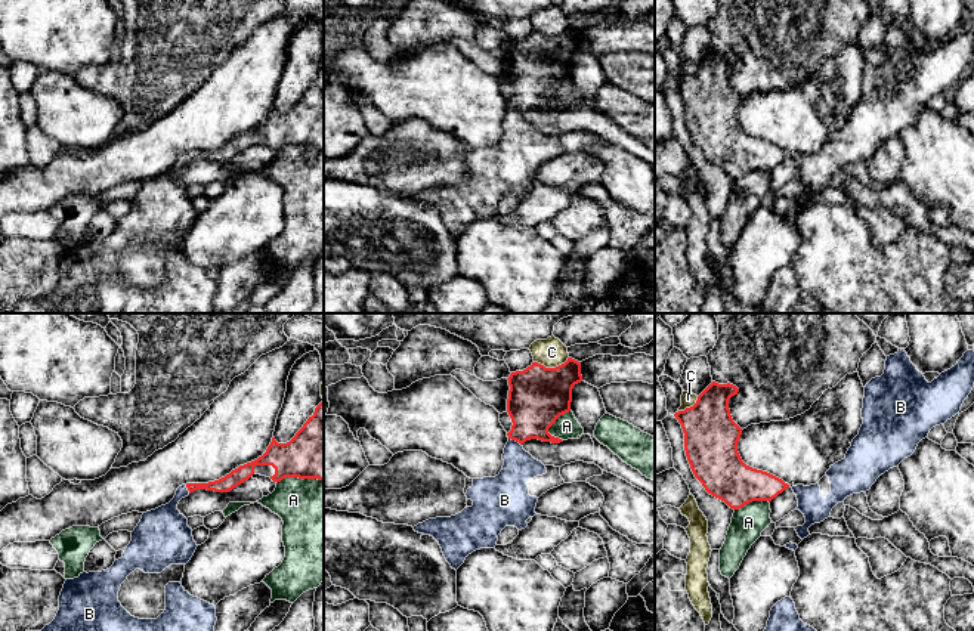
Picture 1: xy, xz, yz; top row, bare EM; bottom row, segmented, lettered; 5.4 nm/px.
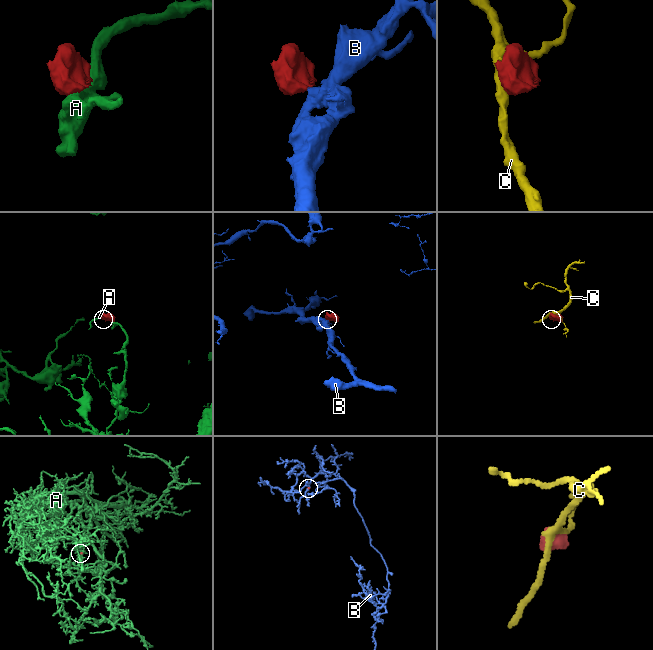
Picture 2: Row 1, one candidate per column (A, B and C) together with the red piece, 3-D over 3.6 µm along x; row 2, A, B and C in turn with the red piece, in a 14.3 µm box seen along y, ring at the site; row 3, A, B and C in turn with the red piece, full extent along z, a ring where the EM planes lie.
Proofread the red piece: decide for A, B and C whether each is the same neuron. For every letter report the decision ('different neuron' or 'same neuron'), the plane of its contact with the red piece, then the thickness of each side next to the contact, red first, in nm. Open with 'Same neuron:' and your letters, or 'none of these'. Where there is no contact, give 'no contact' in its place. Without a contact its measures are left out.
Same neuron: B
A: different neuron | xy | 320/420 nm
B: same neuron | xz | 300/180 nm
C: different neuron | xz | 320/160 nm

